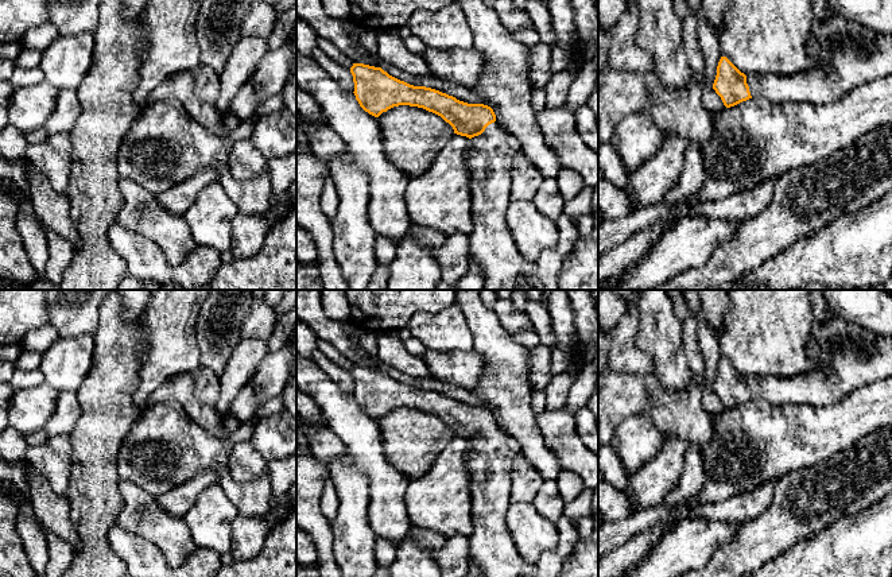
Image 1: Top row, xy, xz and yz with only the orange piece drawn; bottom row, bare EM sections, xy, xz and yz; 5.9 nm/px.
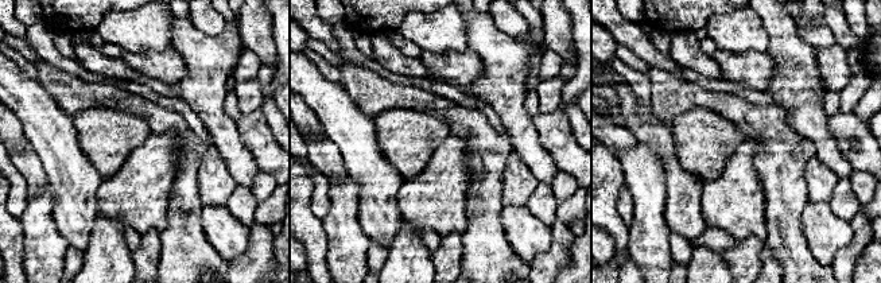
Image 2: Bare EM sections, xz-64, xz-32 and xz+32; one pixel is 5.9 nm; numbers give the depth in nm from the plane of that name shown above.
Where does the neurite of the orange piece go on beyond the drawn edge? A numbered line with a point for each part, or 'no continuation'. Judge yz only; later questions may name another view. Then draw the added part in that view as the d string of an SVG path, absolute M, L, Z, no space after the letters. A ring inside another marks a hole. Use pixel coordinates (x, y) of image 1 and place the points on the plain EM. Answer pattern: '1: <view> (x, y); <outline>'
1: yz (849, 357); M838 314L825 324L814 321L811 337L807 351L819 368L792 377L748 376L752 400L821 407L892 376L892 337L864 330Z

